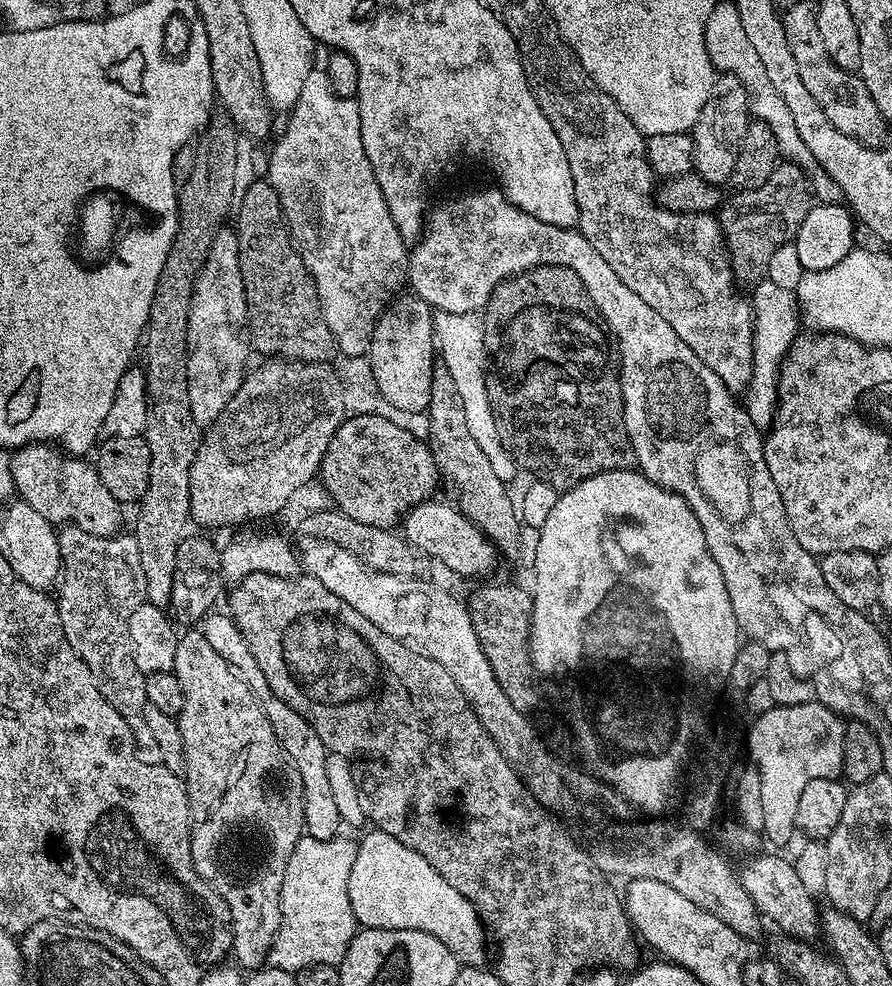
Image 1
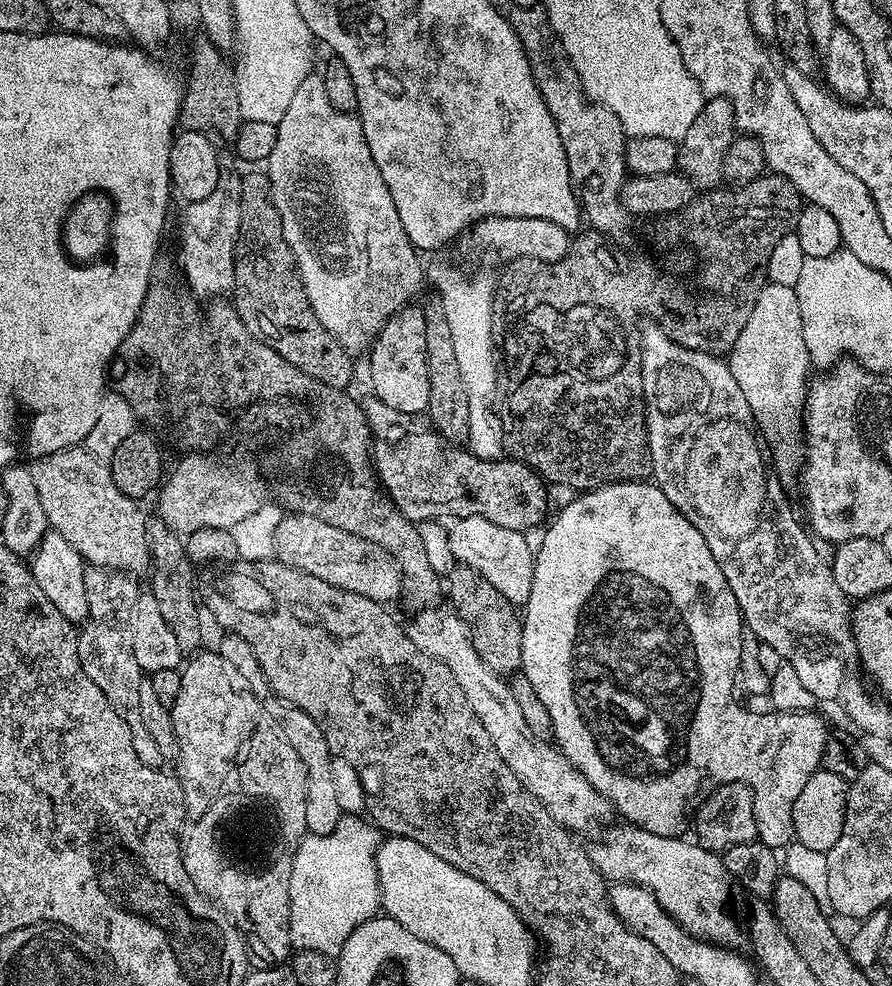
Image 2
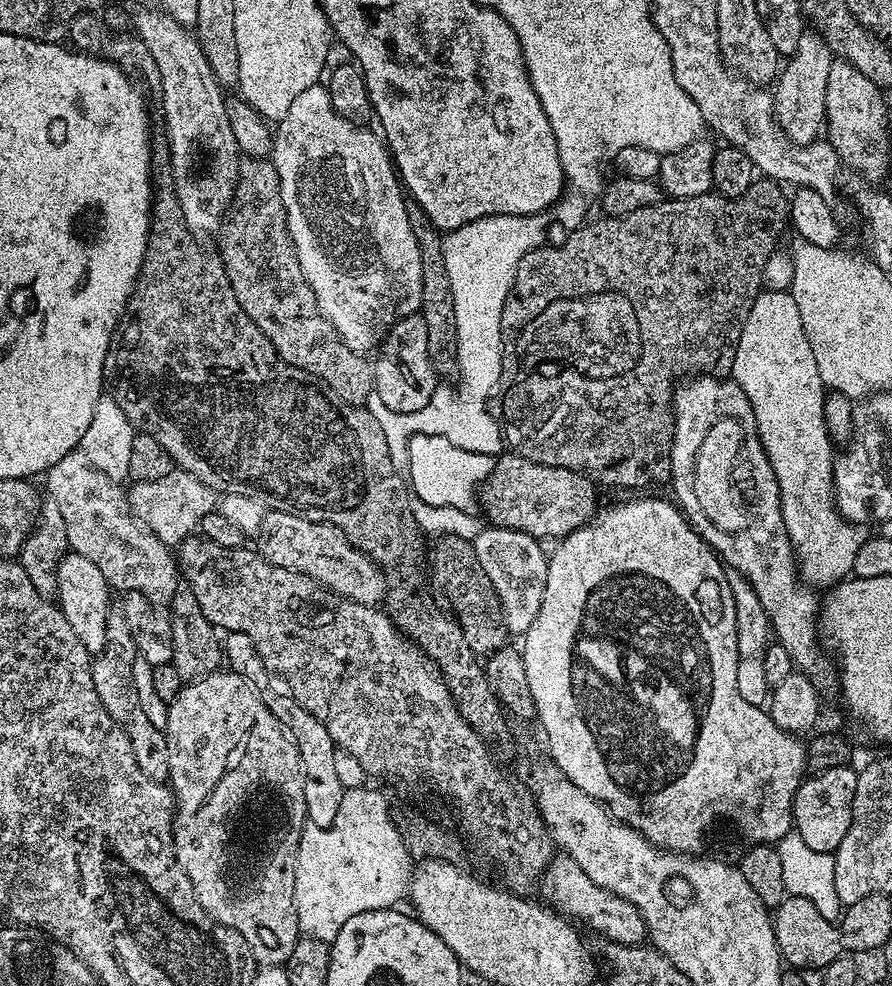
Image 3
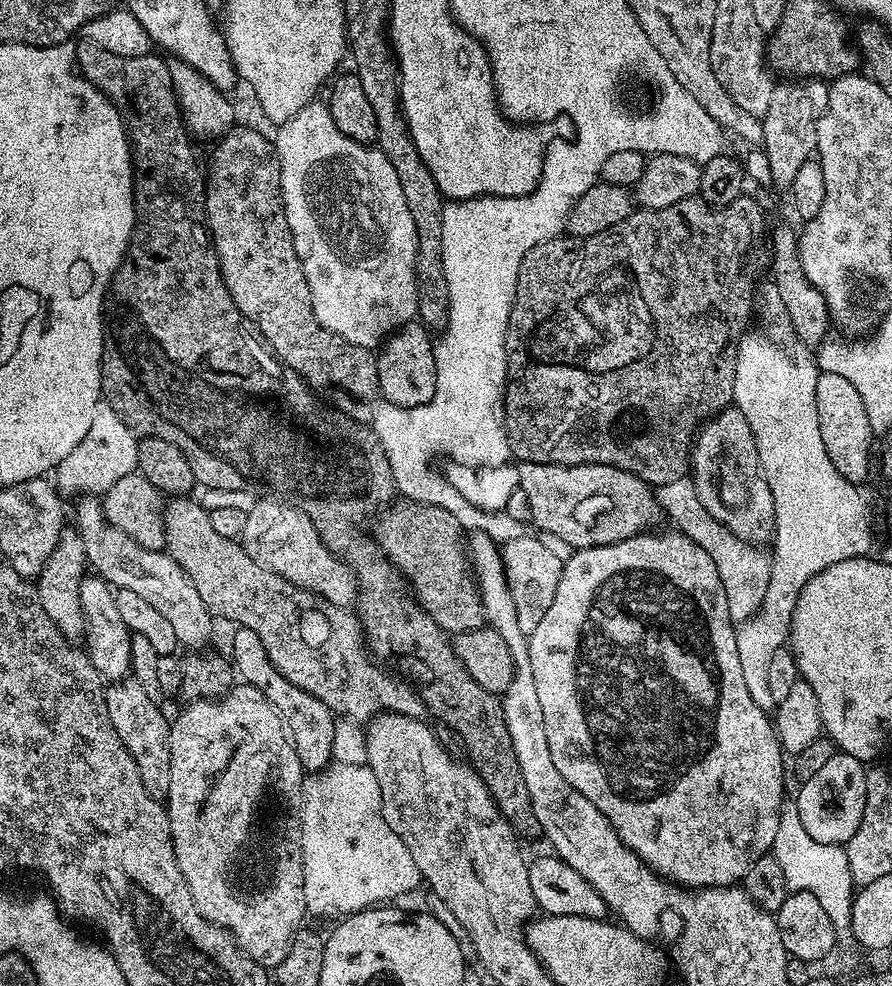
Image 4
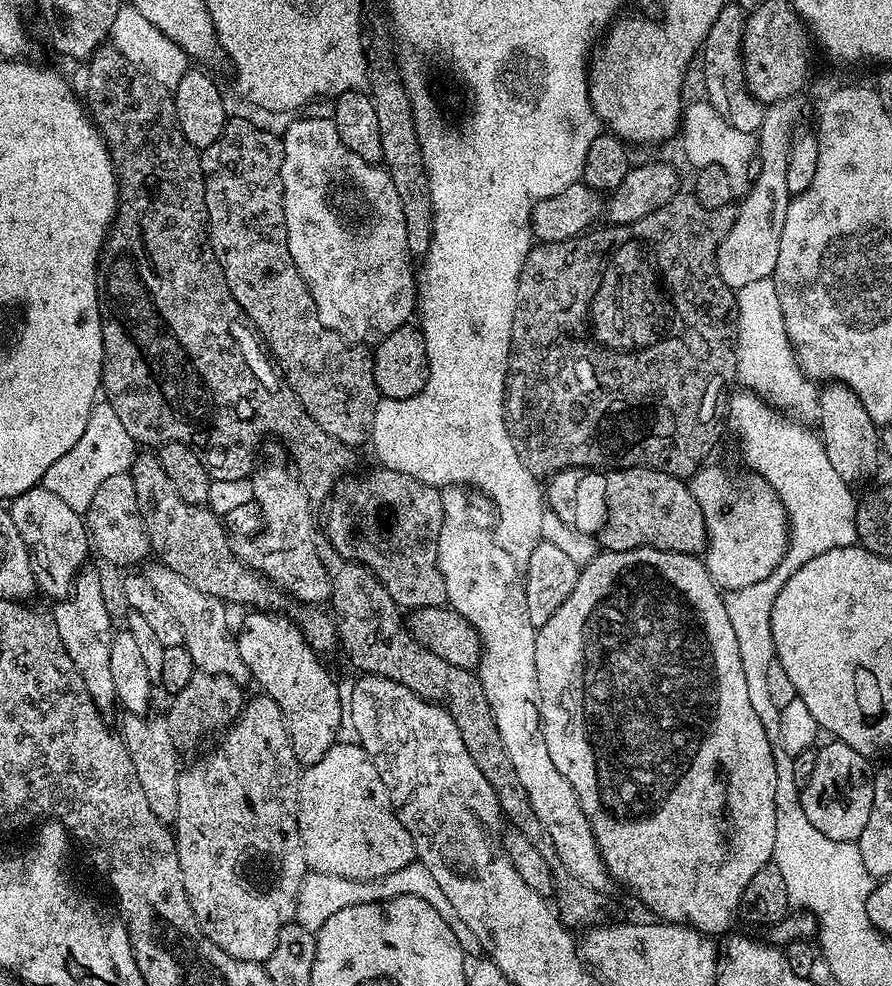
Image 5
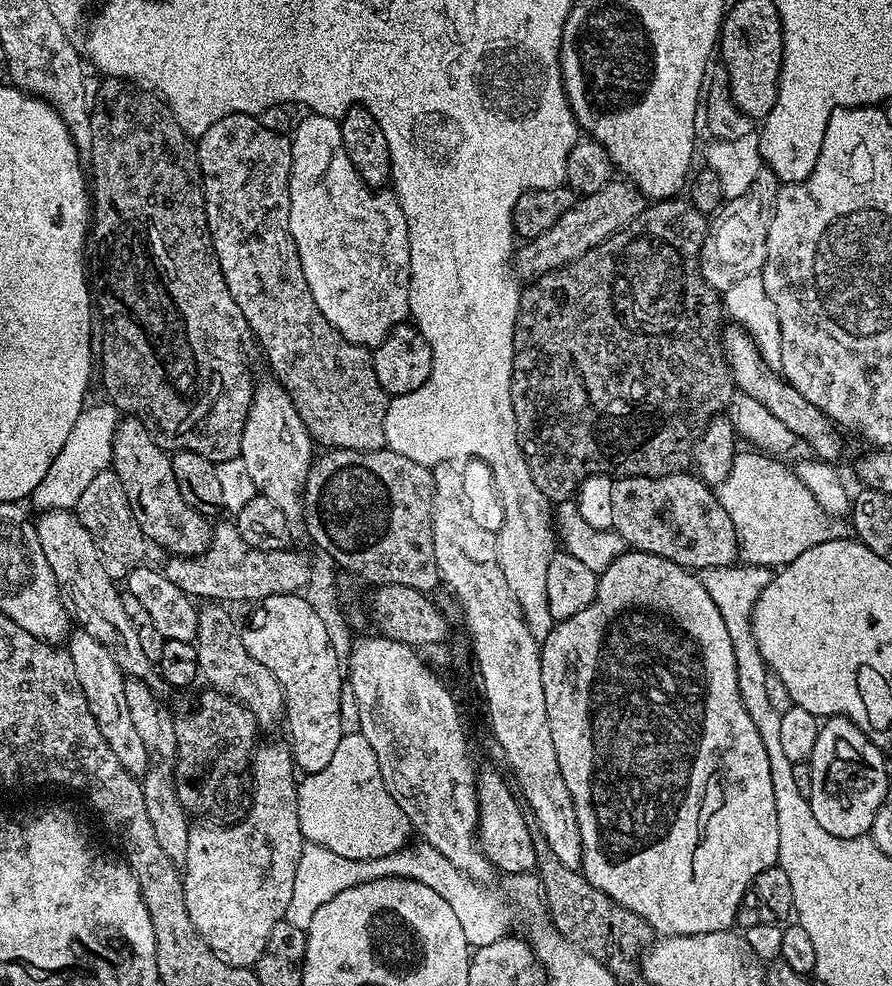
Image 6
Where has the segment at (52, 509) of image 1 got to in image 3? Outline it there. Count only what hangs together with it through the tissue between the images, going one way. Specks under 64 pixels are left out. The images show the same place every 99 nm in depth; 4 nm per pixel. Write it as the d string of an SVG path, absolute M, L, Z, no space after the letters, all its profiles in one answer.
M82 450L66 454L62 462L54 462L46 479L46 496L62 514L69 549L82 554L82 558L90 558L102 570L109 589L117 588L120 594L146 594L158 606L171 605L174 594L182 587L177 557L169 545L163 544L132 515L125 489L89 464Z

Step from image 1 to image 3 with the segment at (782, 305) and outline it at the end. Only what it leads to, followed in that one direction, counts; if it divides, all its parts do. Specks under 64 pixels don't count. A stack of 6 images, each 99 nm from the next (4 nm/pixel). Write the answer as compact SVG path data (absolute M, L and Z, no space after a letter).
M761 291L754 306L750 306L750 318L746 318L746 326L742 326L742 338L738 338L738 350L734 354L730 376L744 391L754 410L760 441L778 478L782 518L790 534L792 551L796 553L801 580L813 586L831 586L849 579L853 575L854 558L858 556L862 543L862 528L859 524L851 524L836 510L832 494L834 440L824 421L826 387L819 377L817 363L791 291Z

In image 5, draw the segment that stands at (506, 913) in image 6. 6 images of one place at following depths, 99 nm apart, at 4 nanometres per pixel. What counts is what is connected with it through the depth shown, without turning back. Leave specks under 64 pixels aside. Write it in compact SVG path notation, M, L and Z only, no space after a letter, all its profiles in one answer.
M419 862L402 866L377 880L352 880L349 876L339 876L333 872L310 870L305 874L302 886L298 890L295 923L306 926L306 930L317 933L333 914L338 914L338 910L344 910L346 906L380 904L399 896L414 896L430 902L430 906L434 906L434 910L438 910L438 914L442 914L442 918L446 918L446 922L452 927L458 938L458 946L462 946L464 953L469 957L481 955L479 938L466 926L466 922L460 920L458 910L454 910L454 906L450 904L446 894L442 892L442 886L438 886L434 874L426 865Z

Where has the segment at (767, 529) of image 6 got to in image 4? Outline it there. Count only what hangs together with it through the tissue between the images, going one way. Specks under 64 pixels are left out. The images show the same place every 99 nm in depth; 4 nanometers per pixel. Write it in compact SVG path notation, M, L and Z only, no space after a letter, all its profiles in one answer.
M688 476L659 485L658 499L663 513L676 523L673 525L698 542L698 546L710 554L714 566L718 566L718 578L722 578L722 586L726 590L726 606L730 606L733 624L739 626L747 622L762 606L766 586L770 586L772 562L769 553L763 547L738 539L726 526L719 524L702 506L695 483Z

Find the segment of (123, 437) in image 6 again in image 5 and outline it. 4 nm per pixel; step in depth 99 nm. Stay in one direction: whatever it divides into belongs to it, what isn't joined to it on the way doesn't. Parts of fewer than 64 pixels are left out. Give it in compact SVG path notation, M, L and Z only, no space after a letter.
M137 455L132 461L130 475L134 482L134 498L138 502L140 517L146 526L148 546L159 563L174 570L174 574L182 574L182 578L186 578L194 586L198 586L198 590L202 590L202 594L210 594L214 598L223 600L225 605L252 604L248 606L256 610L283 609L280 607L283 606L284 600L286 601L285 593L281 592L276 585L271 584L257 569L249 568L240 560L239 555L234 551L234 544L231 544L233 541L225 529L223 519L213 513L208 506L187 504L182 498L178 498L178 490L174 490L170 478L166 478L166 470L162 470L159 455Z

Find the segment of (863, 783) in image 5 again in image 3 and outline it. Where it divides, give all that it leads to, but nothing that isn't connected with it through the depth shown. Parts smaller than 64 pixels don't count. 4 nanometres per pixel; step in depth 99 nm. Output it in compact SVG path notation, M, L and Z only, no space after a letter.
M855 767L835 768L817 772L800 781L800 788L794 794L792 819L794 831L810 846L810 850L835 853L837 846L846 838L854 814L854 790L856 789Z

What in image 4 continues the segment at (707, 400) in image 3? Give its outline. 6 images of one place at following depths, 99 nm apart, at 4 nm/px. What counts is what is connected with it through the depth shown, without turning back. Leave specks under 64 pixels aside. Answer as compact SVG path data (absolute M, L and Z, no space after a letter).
M734 406L725 408L711 420L703 421L702 427L694 437L690 476L702 506L719 524L726 526L738 539L745 540L747 544L764 546L771 541L772 533L776 531L774 494L770 494L770 482L766 482L766 474L760 465L750 422L746 422L744 415Z

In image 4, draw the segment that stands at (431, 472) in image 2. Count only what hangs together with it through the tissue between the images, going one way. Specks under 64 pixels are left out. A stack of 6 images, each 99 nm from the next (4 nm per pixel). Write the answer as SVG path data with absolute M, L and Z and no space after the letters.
M605 464L519 465L519 495L524 495L533 529L555 534L573 550L597 548L655 529L662 509L653 485L621 468Z

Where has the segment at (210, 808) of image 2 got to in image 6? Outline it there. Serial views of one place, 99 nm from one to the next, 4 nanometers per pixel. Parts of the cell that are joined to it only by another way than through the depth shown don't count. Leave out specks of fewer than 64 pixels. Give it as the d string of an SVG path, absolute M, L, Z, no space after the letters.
M284 742L263 744L252 753L250 784L252 780L253 804L244 820L229 828L189 827L186 858L182 862L186 914L213 954L235 968L252 968L262 950L266 950L270 930L284 919L286 906L290 906L290 894L294 894L294 870L306 843L298 822L298 772L292 763L292 749Z

